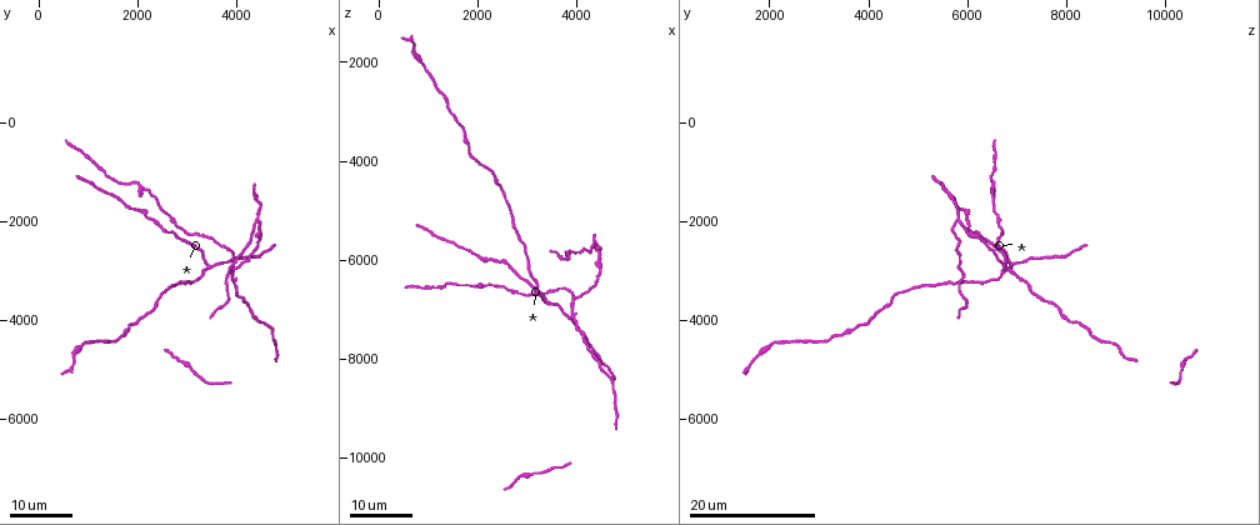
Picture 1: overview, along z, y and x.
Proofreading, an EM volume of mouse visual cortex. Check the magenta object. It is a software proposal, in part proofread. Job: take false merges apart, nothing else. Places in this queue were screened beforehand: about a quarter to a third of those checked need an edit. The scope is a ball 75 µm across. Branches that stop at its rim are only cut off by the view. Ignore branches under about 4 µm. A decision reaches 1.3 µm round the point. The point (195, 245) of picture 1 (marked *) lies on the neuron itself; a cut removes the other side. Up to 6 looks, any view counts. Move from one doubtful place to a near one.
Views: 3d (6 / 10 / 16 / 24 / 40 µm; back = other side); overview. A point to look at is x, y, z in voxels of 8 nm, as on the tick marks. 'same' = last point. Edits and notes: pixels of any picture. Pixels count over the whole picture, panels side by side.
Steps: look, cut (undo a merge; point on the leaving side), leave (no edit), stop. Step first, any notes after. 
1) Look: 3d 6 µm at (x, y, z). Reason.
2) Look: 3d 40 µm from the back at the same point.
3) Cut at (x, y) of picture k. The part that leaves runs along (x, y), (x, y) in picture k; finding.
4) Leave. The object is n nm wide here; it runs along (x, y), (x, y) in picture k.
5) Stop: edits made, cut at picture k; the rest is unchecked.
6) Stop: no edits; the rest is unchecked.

Look: 3d 16 µm at (1900, 1250, 6500). Thick turns thin.

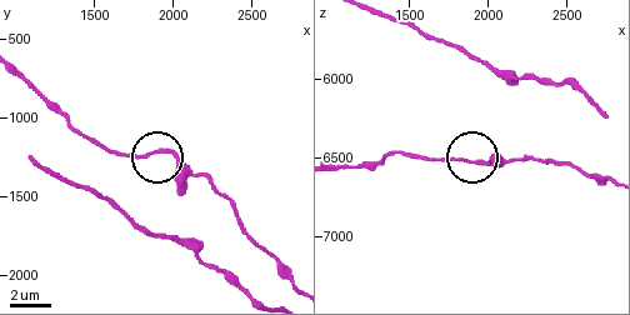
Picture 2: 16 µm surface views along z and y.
Look: 3d 10 µm at (1920, 1200, 6520).

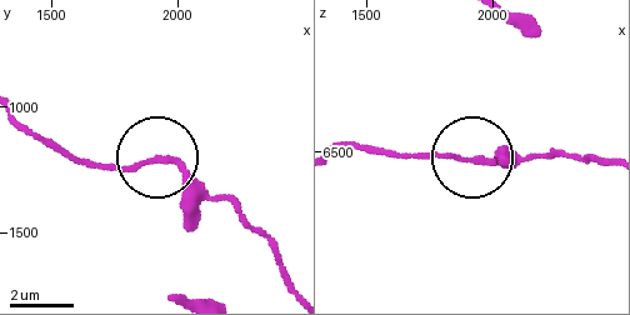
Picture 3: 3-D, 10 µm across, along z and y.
Leave. The object is 180 nm wide here; it runs along (604, 161), (561, 154), (395, 154) in picture 3; all the same neuron.

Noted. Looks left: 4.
Look: 3d 16 µm at (4450, 1950, 5800). Two arms in line, one across.

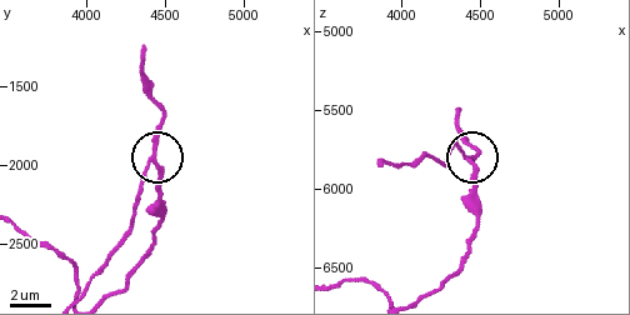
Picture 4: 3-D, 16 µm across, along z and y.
Look: 3d 6 µm at (4400, 2000, 5780).

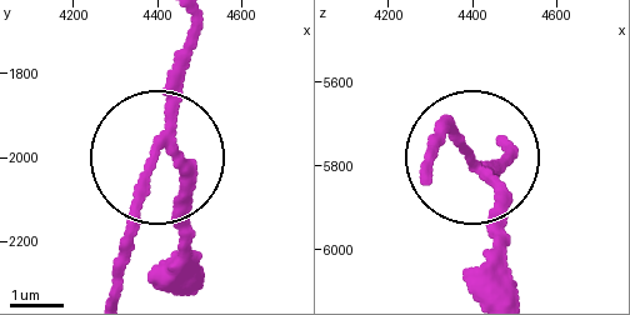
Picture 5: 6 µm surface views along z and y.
Cut at (141, 200) of picture 5. 3 arms meet here; two neurons meet here.

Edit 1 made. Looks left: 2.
Look: 3d 16 µm at (4000, 2950, 6750). Three-way junction.

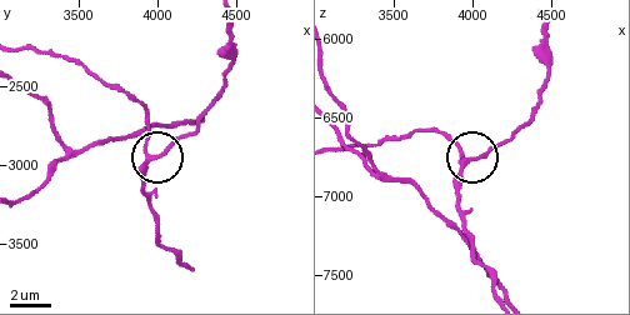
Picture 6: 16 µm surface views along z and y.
Look: 3d 6 µm at (3960, 2960, 6780).

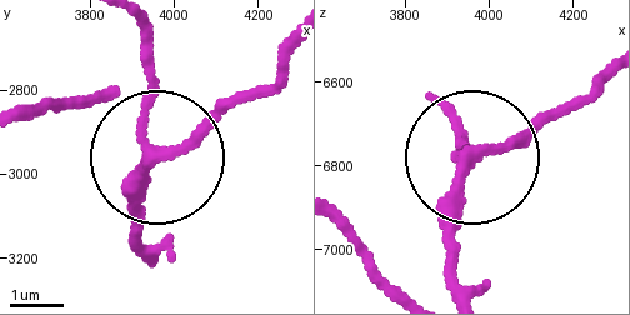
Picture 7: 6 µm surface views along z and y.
Leave. The object is 210 nm wide here; it runs along (139, 21), (153, 143), (201, 138), (251, 94) in picture 7; one neuron here.

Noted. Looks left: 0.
Stop: edits made, cut at picture 5; the rest is unchecked.

